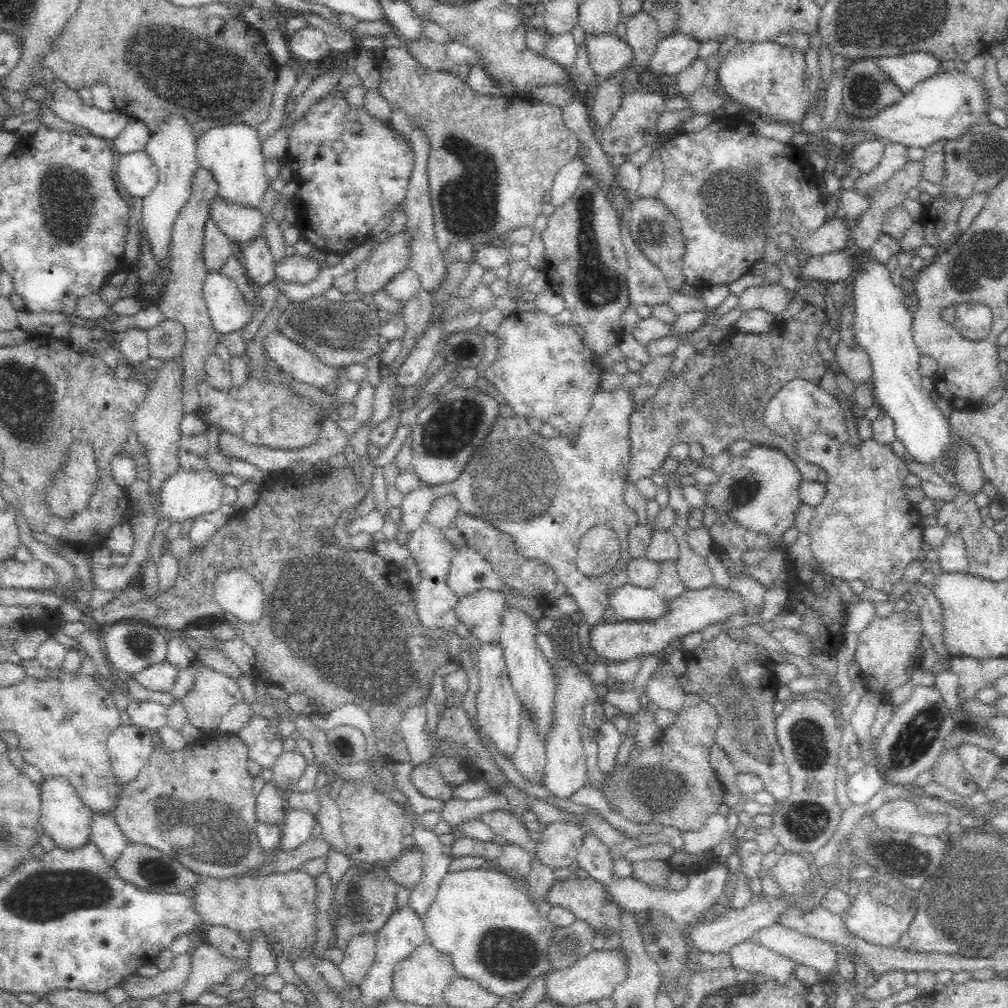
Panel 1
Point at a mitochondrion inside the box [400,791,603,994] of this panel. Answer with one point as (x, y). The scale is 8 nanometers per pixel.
(507, 952)

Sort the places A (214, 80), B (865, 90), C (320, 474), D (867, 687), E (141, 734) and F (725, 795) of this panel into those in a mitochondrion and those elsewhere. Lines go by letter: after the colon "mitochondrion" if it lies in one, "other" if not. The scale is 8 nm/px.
A: mitochondrion
B: mitochondrion
C: other
D: other
E: other
F: other

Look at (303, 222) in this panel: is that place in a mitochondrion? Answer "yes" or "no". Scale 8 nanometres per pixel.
no

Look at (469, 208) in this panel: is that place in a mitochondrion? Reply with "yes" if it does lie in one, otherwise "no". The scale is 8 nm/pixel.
yes

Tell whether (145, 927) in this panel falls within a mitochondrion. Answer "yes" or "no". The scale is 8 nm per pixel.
no

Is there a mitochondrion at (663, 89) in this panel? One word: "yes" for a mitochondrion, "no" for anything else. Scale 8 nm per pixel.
no

